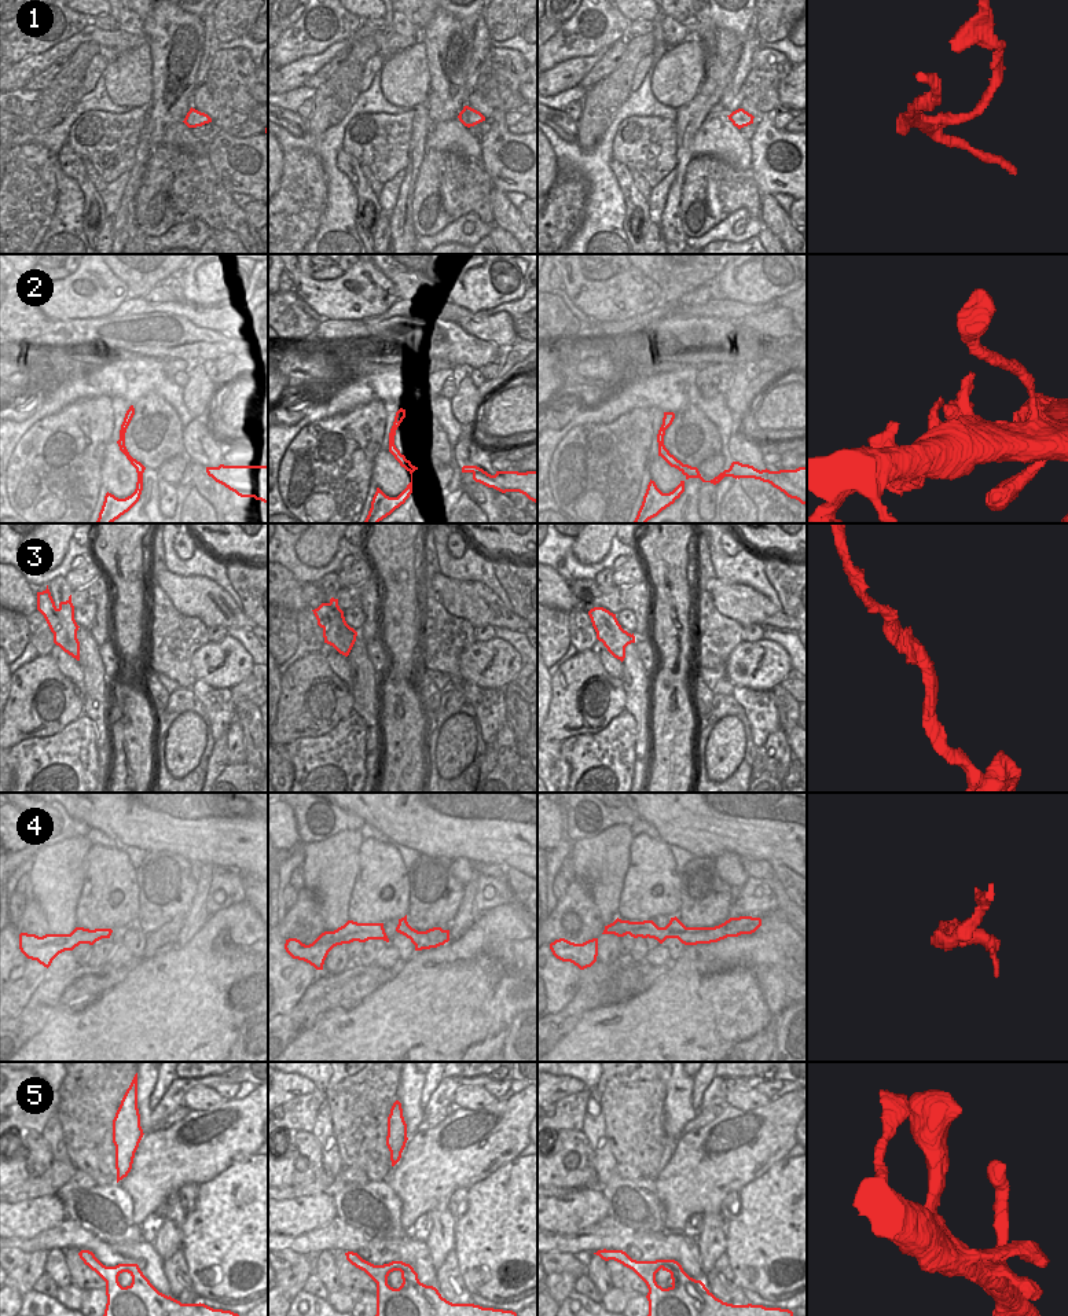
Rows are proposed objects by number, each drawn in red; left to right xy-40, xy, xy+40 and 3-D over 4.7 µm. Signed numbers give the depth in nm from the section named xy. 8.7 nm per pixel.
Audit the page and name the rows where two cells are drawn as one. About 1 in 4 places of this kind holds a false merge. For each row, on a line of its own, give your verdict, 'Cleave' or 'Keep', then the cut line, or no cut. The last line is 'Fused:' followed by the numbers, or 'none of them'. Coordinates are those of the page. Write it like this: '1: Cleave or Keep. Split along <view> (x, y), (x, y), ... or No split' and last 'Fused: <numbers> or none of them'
1: Keep. No split
2: Cleave. Split along xy (473, 473), (488, 477), (494, 475)
3: Keep. No split
4: Keep. No split
5: Keep. No split
Fused: 2.

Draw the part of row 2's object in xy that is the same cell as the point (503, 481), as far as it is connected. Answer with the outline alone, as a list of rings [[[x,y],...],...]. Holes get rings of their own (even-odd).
[[[496,471],[493,477],[473,474],[473,479],[502,493],[520,492],[537,503],[537,471]]]

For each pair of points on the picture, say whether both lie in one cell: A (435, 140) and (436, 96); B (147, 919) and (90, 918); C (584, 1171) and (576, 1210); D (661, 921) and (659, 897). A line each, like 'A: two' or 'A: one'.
A: two
B: two
C: two
D: two

